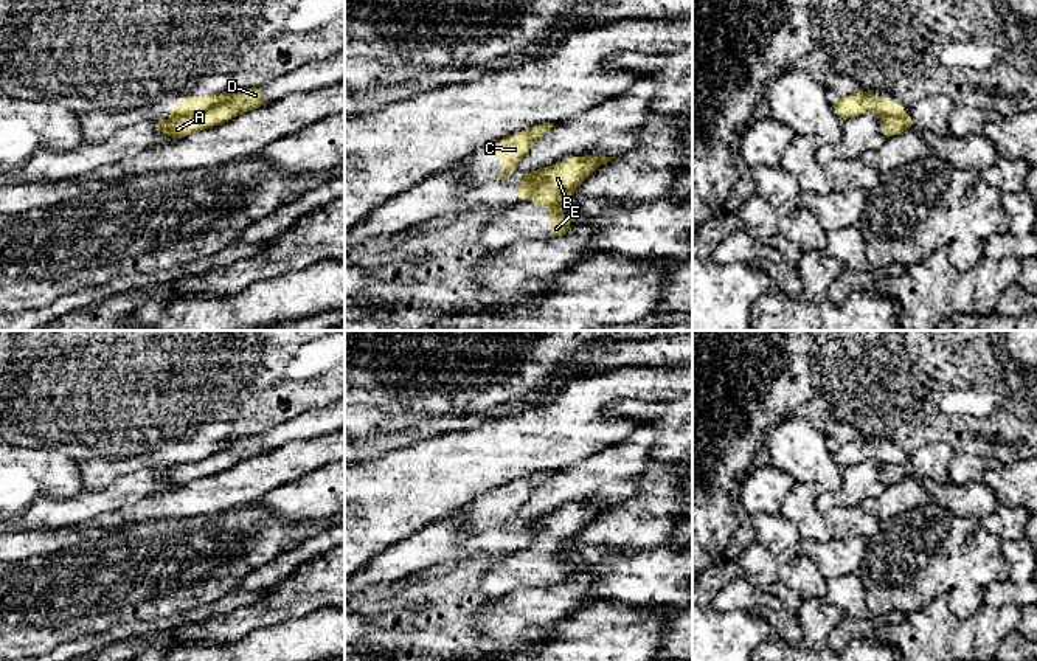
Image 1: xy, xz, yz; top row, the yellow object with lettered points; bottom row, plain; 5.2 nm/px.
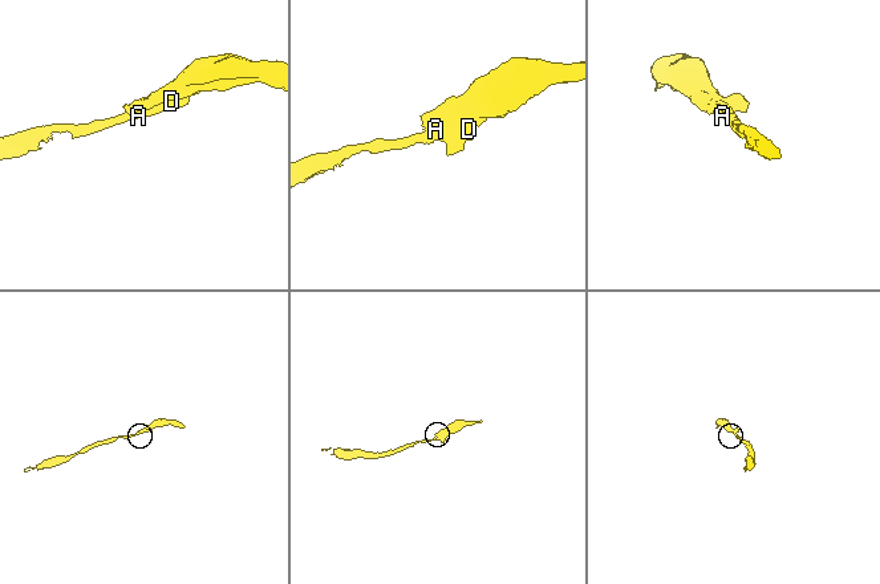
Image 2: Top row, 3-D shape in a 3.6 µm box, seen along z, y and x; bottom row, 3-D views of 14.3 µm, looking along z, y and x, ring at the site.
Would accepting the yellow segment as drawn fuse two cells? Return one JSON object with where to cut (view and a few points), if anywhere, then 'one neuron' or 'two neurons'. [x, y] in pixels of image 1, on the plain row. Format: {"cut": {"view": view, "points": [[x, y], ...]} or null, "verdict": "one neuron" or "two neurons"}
{"cut": {"view": "xy", "points": [[233, 439], [199, 460], [176, 464]]}, "verdict": "two neurons"}

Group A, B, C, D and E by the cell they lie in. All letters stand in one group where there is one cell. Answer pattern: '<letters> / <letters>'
A B D E / C

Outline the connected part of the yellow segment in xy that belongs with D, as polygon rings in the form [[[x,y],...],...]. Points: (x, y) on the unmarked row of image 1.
[[[261,433],[253,436],[241,436],[231,441],[231,444],[200,461],[180,462],[165,469],[154,469],[157,478],[166,481],[169,486],[183,486],[194,479],[200,479],[231,465],[242,462],[244,459],[265,453],[264,436]]]

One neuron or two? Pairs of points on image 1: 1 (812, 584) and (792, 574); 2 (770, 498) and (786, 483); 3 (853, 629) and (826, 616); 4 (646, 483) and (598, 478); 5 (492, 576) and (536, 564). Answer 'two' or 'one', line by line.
1: one
2: one
3: two
4: two
5: one

